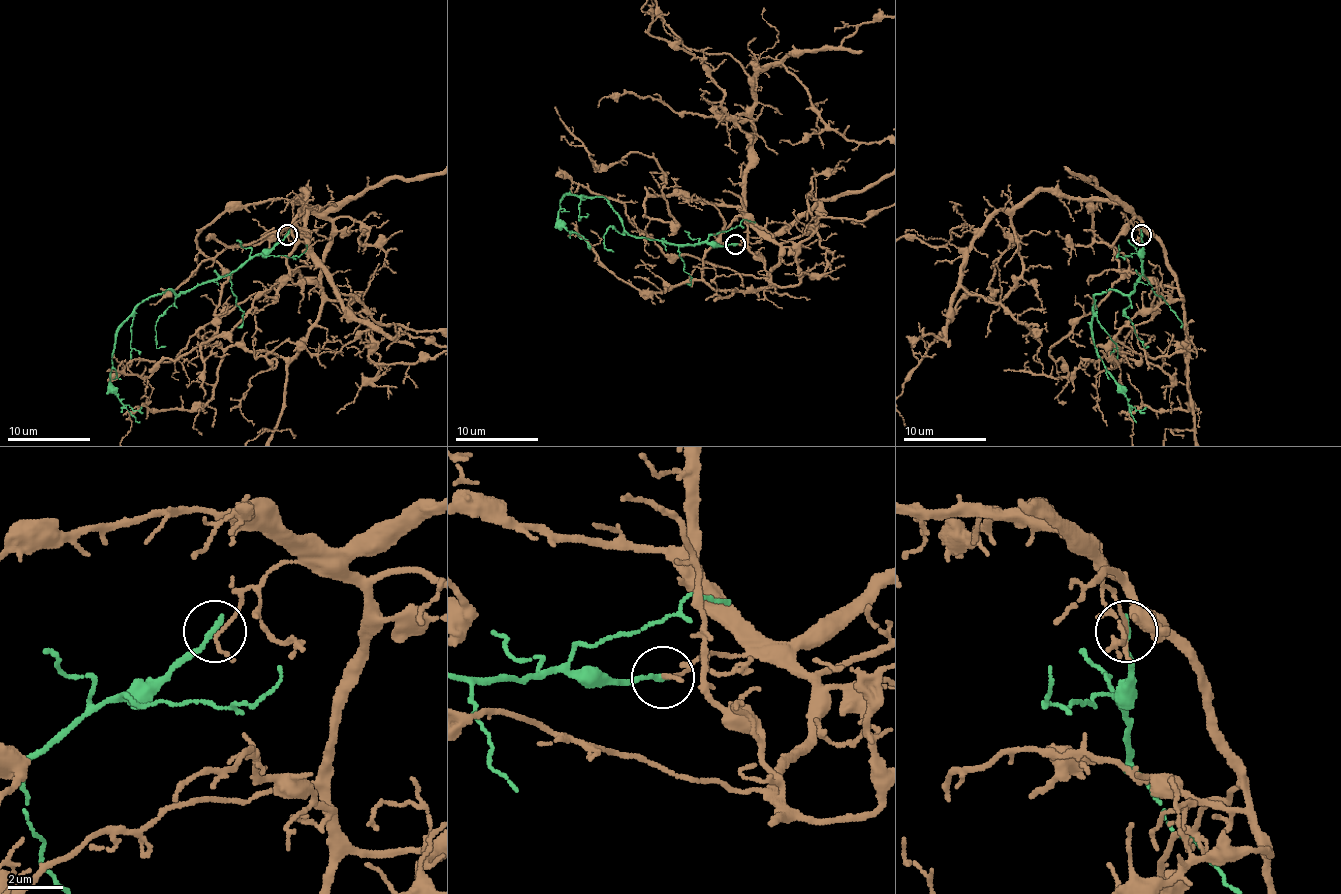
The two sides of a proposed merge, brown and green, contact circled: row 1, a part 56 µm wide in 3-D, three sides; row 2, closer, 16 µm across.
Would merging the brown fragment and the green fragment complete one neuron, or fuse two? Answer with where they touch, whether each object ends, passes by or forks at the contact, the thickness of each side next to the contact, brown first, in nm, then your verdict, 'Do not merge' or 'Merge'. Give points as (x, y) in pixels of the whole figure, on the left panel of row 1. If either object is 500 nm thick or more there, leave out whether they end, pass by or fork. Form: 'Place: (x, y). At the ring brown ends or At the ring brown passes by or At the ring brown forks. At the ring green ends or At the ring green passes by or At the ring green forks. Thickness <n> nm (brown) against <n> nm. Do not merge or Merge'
Place: (287, 234). At the ring brown ends. At the ring green ends. Thickness 150 nm (brown) against 200 nm. Do not merge

